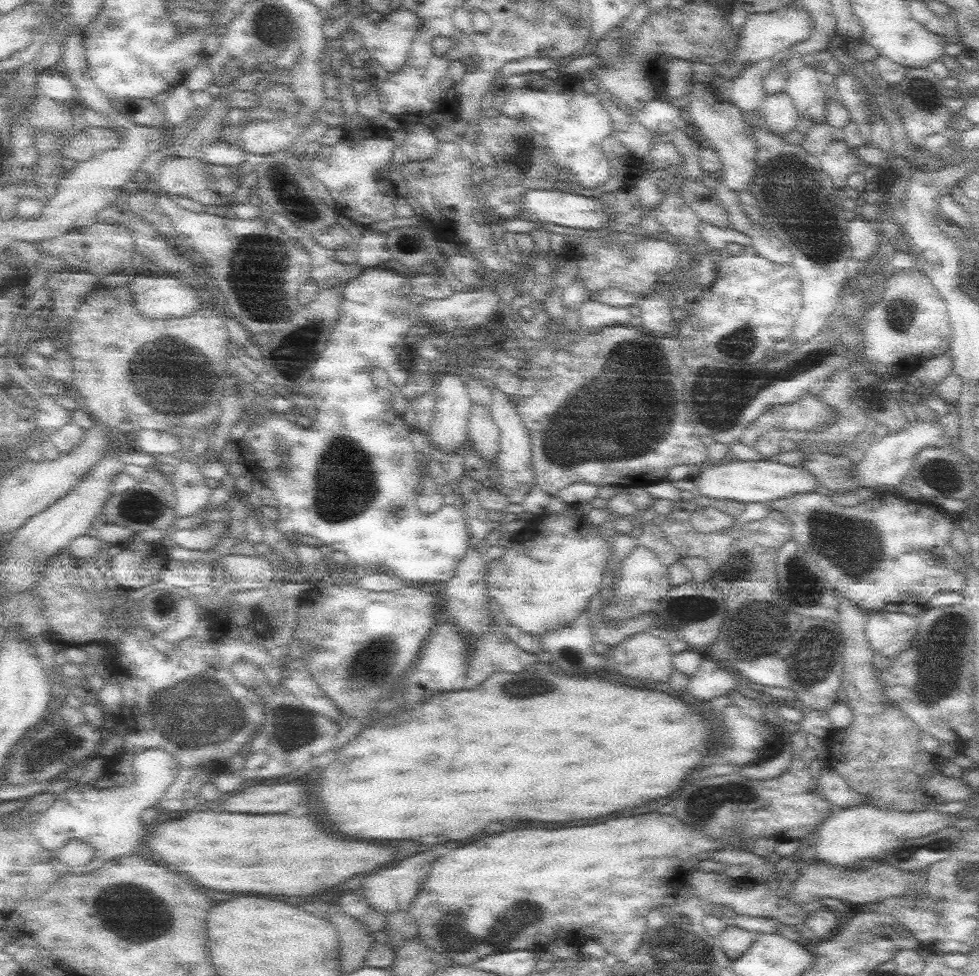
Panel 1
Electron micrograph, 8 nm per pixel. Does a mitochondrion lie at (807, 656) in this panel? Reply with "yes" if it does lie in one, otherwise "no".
yes

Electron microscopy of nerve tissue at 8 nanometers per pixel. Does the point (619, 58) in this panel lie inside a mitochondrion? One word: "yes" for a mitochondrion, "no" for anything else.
yes

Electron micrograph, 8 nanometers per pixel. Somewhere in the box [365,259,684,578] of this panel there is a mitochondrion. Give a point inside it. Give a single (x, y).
(622, 415)

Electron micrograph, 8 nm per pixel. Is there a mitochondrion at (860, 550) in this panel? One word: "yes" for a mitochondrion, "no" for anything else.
yes

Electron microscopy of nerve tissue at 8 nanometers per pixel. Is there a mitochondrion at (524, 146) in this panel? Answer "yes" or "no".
no

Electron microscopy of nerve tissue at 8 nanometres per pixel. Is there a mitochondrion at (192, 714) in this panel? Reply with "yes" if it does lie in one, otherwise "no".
yes

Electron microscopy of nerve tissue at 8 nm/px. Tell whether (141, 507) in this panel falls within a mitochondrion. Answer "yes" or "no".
yes

